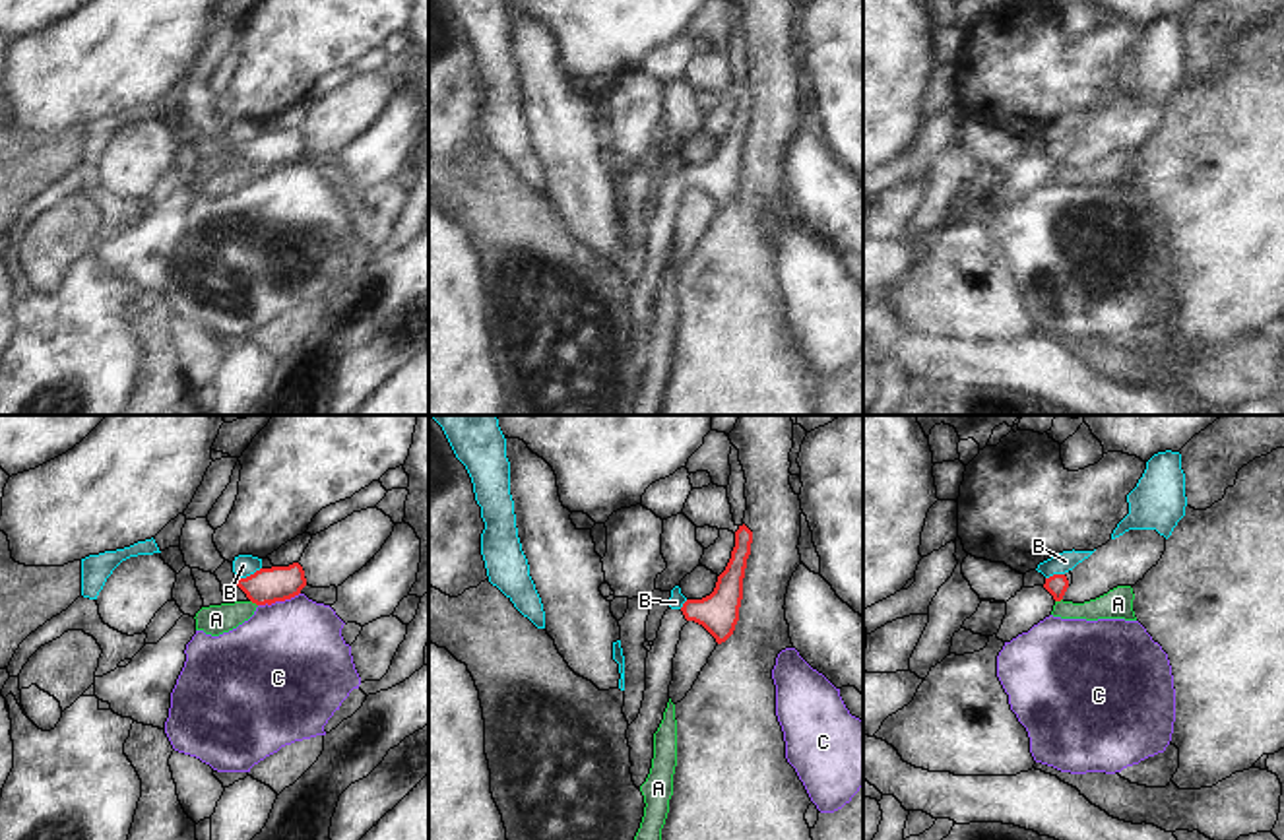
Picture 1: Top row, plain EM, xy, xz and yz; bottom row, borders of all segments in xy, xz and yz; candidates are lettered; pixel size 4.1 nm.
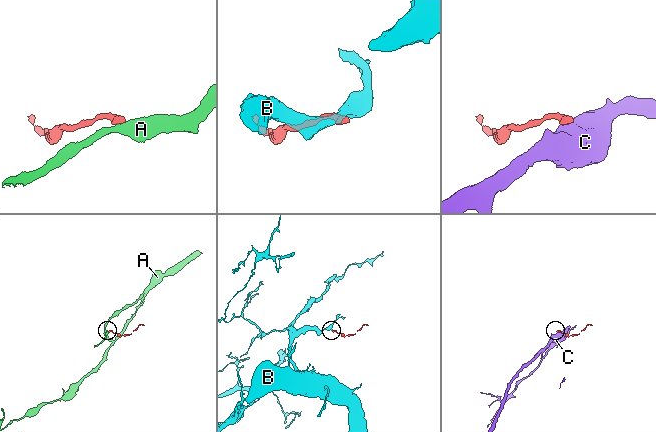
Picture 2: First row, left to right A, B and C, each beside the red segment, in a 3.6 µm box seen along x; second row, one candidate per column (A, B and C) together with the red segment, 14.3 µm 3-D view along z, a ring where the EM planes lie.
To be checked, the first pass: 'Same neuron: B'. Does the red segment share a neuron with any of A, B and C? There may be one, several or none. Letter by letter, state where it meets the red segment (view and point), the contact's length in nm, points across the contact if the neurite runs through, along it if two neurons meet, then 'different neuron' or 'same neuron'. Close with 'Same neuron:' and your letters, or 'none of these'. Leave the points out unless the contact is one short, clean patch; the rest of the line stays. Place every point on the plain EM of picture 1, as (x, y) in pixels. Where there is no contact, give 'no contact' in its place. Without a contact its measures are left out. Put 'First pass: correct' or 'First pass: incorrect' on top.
First pass: incorrect
A: meets red in xy at (255, 167); contact 40 nm long; border along xy (251, 165), (256, 171); different neuron
B: meets red in xy at (251, 140); contact 110 nm long; border along xy (260, 132), (239, 144); different neuron
C: meets red in xy at (278, 165); contact 190 nm long; border along xy (299, 158), (258, 171); different neuron
Same neuron: none of these

